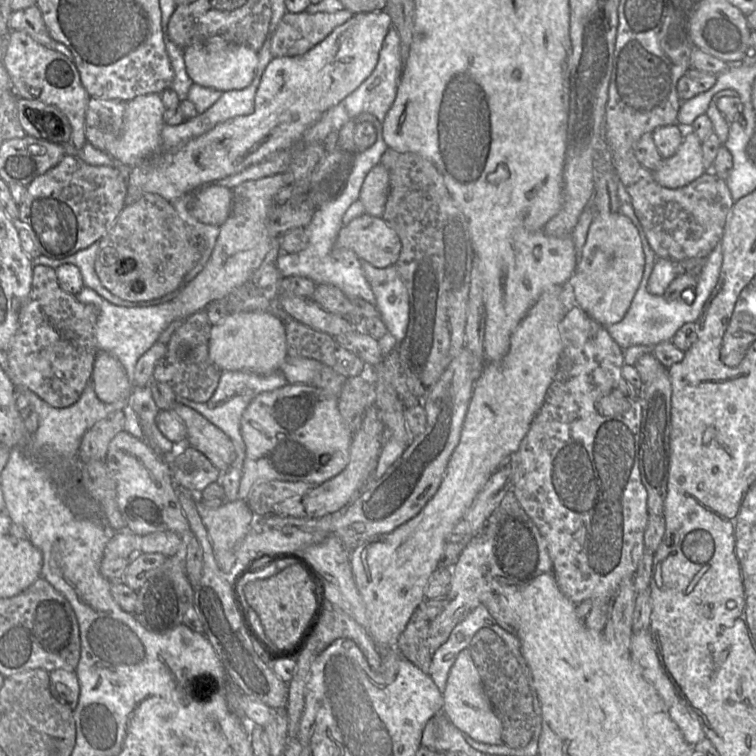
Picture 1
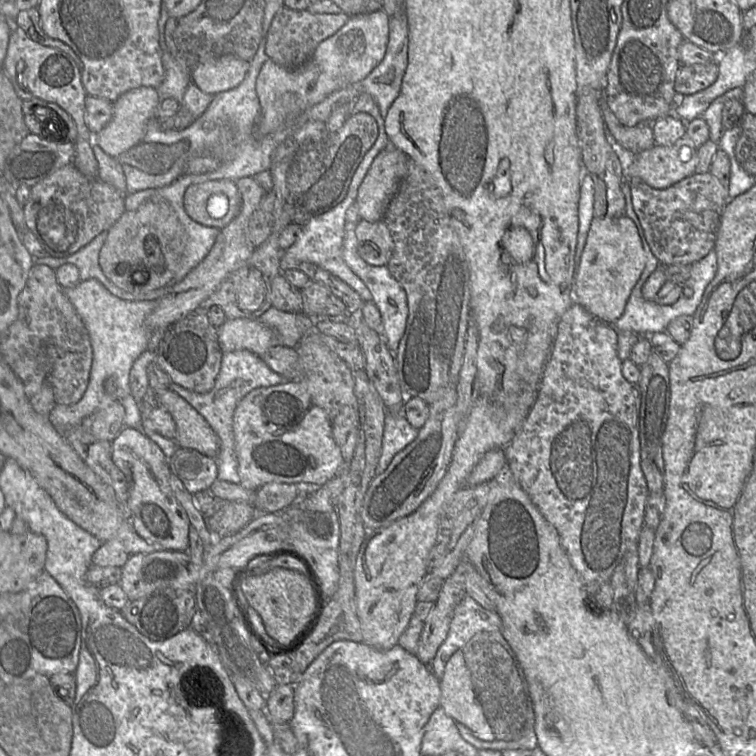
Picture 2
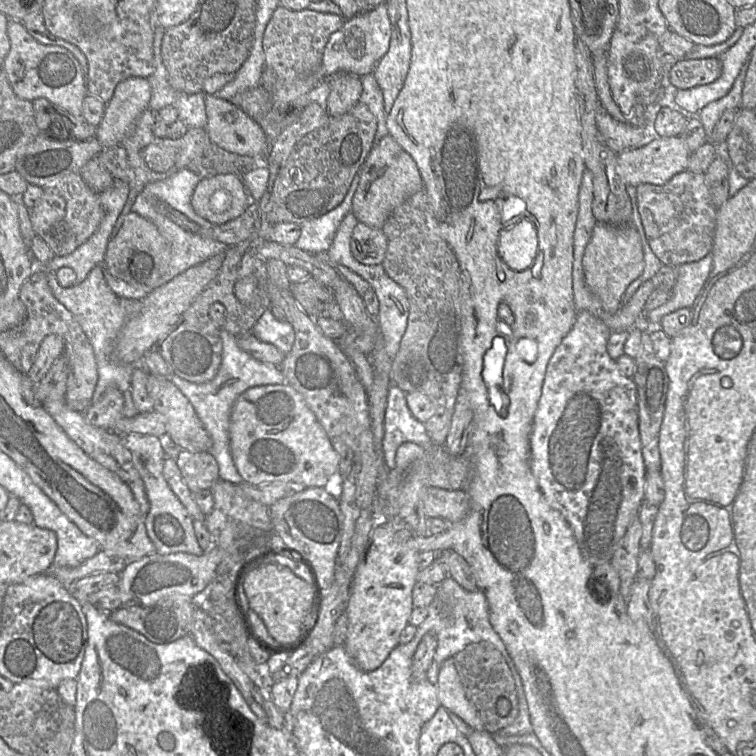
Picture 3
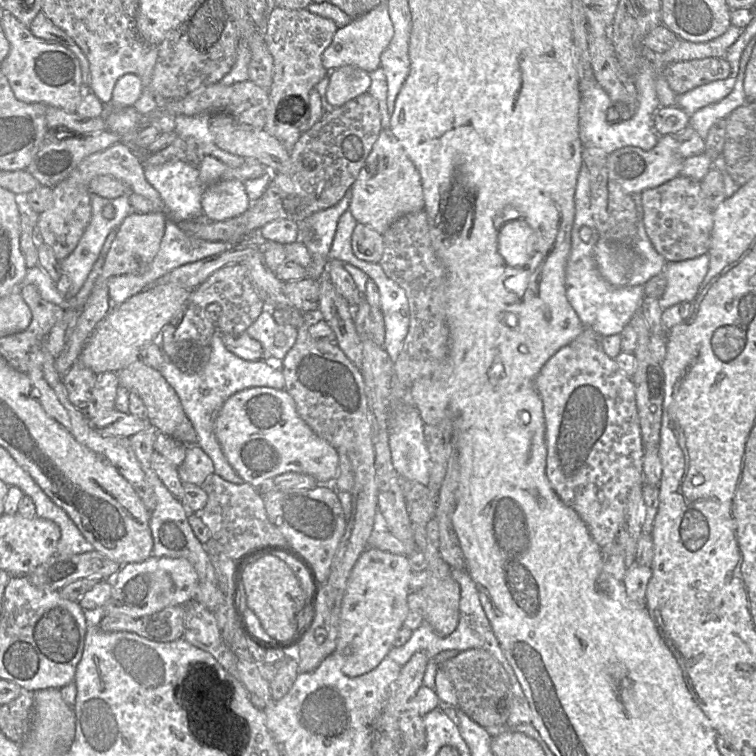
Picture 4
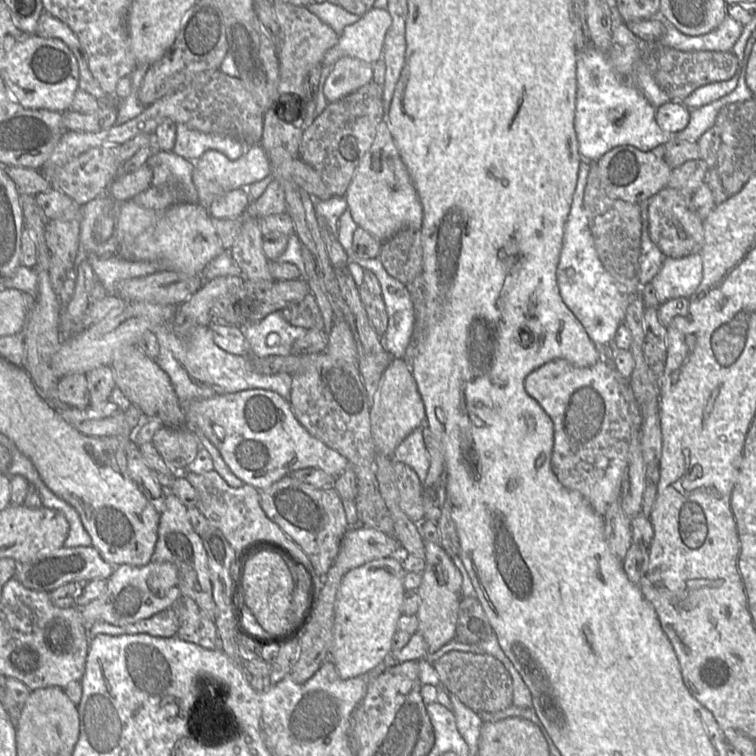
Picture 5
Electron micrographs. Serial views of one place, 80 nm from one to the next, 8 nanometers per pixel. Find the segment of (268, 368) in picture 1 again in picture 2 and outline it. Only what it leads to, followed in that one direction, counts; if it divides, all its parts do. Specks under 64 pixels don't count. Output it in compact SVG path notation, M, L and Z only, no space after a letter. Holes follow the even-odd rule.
M227 319L217 328L217 335L223 353L248 350L261 357L277 345L276 333L259 319Z

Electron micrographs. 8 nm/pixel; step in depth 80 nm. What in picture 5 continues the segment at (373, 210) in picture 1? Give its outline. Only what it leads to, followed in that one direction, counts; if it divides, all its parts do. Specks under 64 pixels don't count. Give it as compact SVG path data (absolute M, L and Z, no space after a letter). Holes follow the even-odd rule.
M387 122L378 125L374 141L357 166L345 195L353 220L382 243L402 229L421 230L423 208Z

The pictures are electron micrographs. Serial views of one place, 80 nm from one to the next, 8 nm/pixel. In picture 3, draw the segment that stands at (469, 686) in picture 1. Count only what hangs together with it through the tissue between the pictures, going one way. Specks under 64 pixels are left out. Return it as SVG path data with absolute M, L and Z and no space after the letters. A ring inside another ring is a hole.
M454 657L446 659L441 664L437 691L440 706L456 714L473 730L481 731L484 729L478 712L465 695L455 667Z

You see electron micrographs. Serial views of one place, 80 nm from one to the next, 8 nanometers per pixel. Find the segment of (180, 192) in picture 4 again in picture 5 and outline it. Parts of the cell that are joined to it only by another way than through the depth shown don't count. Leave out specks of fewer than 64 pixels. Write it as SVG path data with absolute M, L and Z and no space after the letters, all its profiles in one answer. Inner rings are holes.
M158 151L146 161L152 169L151 185L172 185L183 193L183 201L198 203L198 192L192 180L195 162L174 151Z

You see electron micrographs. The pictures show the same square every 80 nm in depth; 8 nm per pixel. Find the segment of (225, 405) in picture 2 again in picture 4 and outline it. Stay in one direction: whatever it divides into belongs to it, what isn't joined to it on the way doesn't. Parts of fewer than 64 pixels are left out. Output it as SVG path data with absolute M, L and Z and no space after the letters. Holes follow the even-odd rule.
M220 330L213 334L211 345L210 359L200 372L189 374L181 371L165 354L160 372L179 396L183 409L196 431L197 445L213 461L214 473L228 482L242 484L244 480L229 464L216 438L214 431L216 417L224 402L233 394L251 387L285 389L285 378L281 367L277 365L271 365L264 359L245 360L229 351L223 343L223 332Z

